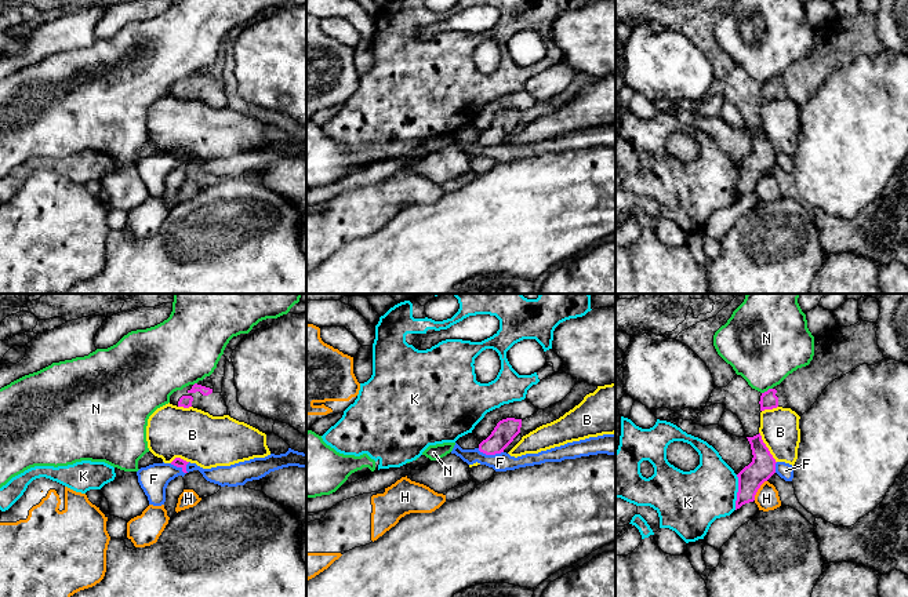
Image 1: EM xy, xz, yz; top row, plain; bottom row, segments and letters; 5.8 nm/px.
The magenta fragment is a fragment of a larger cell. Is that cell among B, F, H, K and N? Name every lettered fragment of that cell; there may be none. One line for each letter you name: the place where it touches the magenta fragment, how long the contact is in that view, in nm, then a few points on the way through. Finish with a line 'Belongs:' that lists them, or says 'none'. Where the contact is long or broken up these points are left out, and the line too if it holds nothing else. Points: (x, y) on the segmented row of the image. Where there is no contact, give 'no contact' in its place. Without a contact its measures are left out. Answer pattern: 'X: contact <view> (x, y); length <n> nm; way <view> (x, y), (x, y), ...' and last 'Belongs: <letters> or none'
Belongs: none

